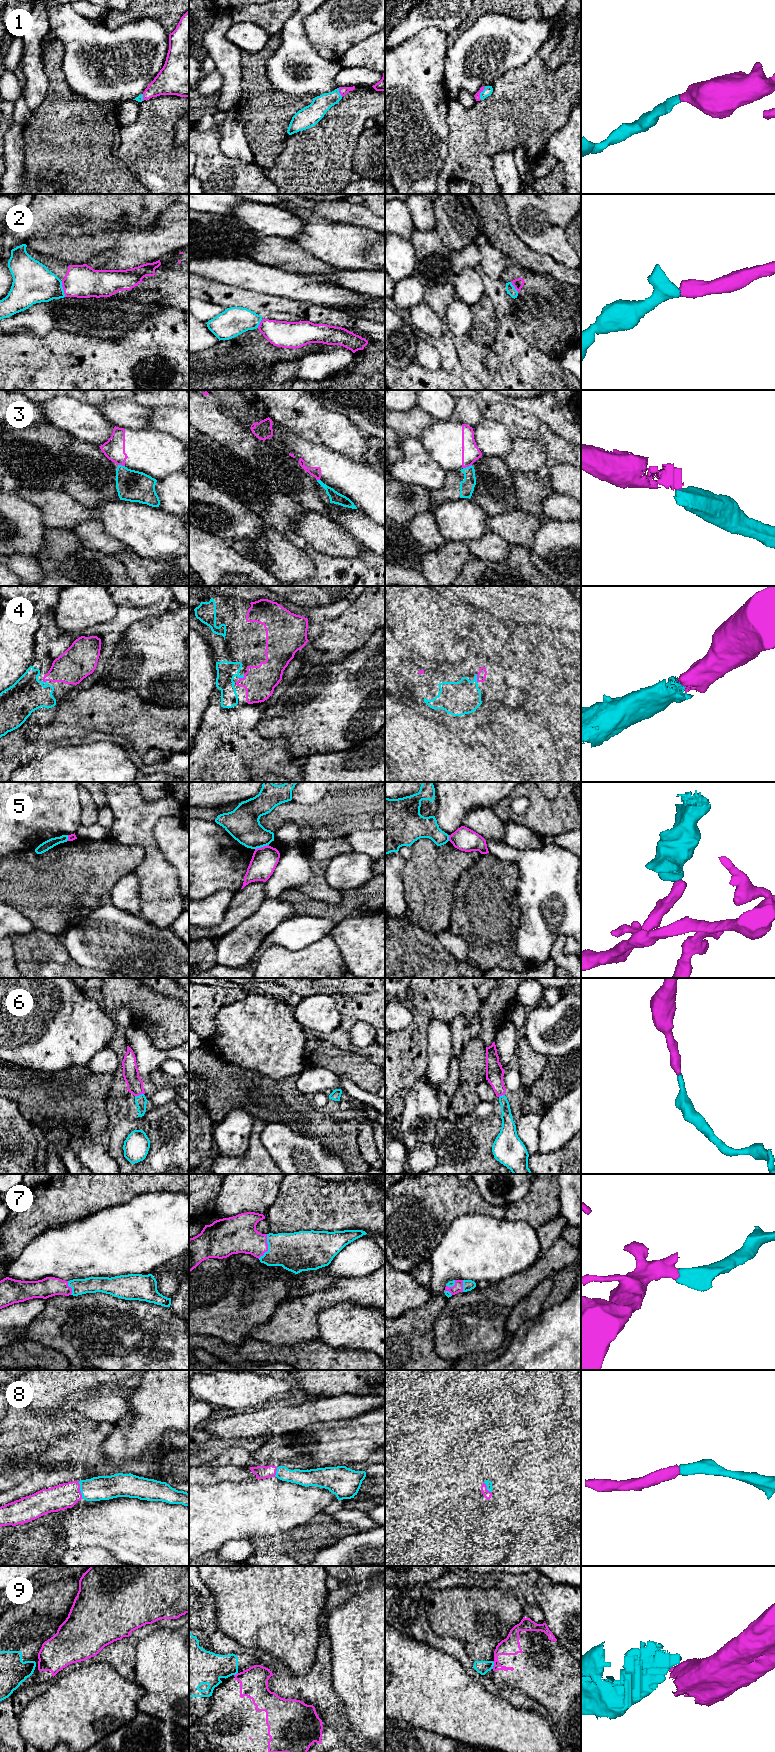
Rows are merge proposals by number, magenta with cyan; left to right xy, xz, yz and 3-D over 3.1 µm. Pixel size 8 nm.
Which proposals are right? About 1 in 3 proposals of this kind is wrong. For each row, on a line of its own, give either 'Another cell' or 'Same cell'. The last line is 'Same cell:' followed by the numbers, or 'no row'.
1: Same cell
2: Same cell
3: Another cell
4: Same cell
5: Another cell
6: Same cell
7: Same cell
8: Same cell
9: Another cell
Same cell: 1, 2, 4, 6, 7, 8

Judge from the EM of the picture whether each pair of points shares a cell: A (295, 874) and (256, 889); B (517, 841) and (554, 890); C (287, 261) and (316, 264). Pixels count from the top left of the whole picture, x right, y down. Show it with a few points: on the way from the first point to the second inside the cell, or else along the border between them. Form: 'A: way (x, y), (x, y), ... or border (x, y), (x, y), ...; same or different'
A: border (264, 882), (264, 895), (266, 898); different
B: border (504, 840), (518, 849), (543, 847); different
C: way (294, 261), (309, 264); same

